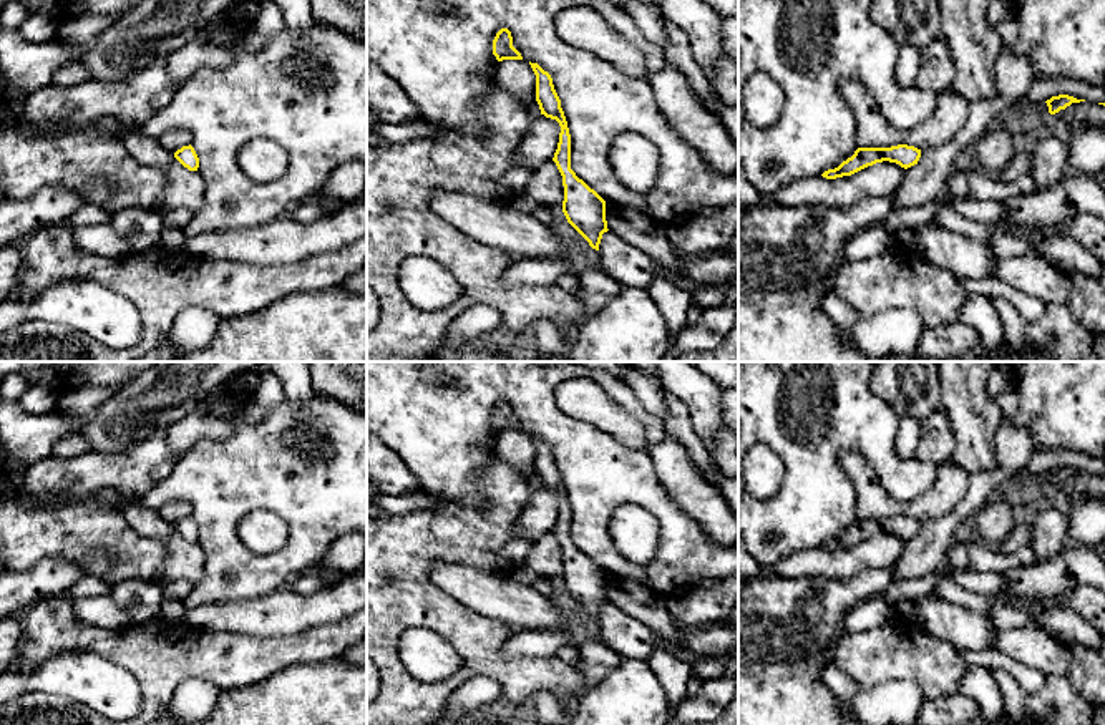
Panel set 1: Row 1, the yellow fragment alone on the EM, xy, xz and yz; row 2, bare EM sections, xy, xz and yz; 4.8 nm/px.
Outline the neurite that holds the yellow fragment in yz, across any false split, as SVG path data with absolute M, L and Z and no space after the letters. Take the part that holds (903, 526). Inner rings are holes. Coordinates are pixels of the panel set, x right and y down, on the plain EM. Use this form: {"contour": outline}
{"contour": "M898 516L891 519L858 519L851 529L843 533L838 539L825 543L821 547L826 551L836 551L851 547L876 534L889 533L908 541L918 536L921 521L908 516Z"}

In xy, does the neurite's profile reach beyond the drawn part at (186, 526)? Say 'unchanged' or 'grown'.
unchanged

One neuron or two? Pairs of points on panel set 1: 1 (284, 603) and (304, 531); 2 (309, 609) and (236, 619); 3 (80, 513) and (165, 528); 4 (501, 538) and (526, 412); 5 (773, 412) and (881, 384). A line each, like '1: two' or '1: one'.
1: two
2: one
3: two
4: two
5: two

